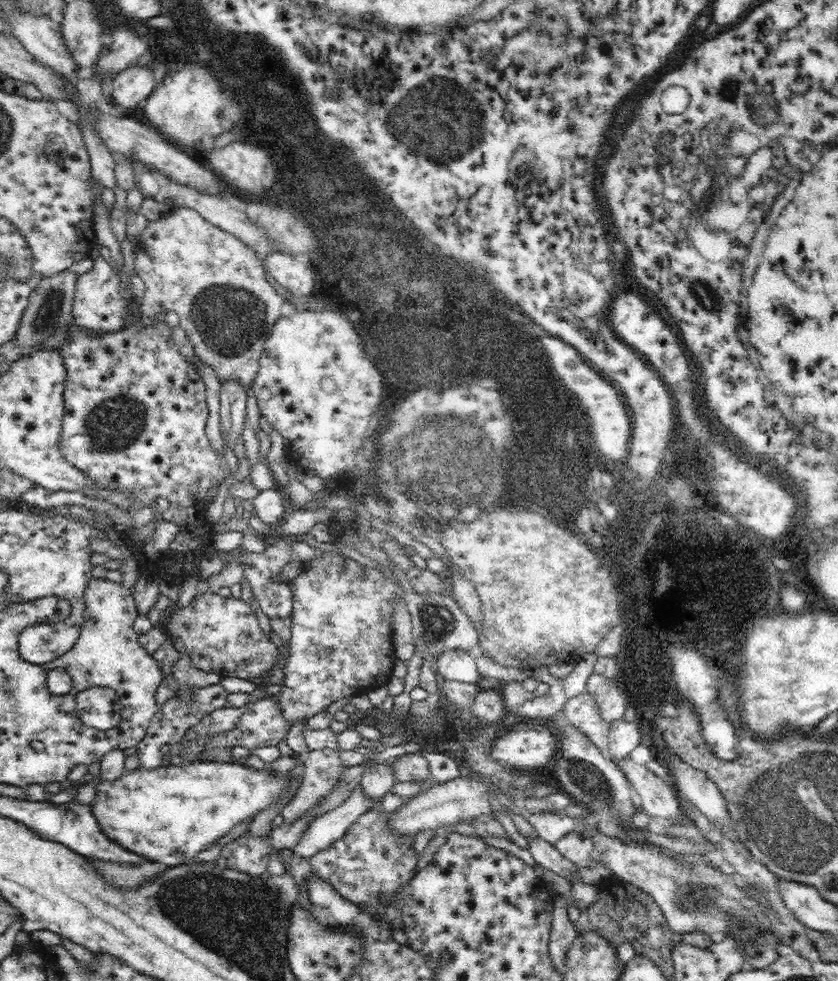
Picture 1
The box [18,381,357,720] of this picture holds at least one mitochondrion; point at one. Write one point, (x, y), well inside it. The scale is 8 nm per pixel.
(112, 426)

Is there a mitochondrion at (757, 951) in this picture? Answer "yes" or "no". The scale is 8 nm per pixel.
yes

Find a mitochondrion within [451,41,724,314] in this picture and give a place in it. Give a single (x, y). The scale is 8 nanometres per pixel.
(705, 292)

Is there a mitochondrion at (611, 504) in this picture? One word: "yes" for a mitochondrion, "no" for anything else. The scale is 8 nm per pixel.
no

